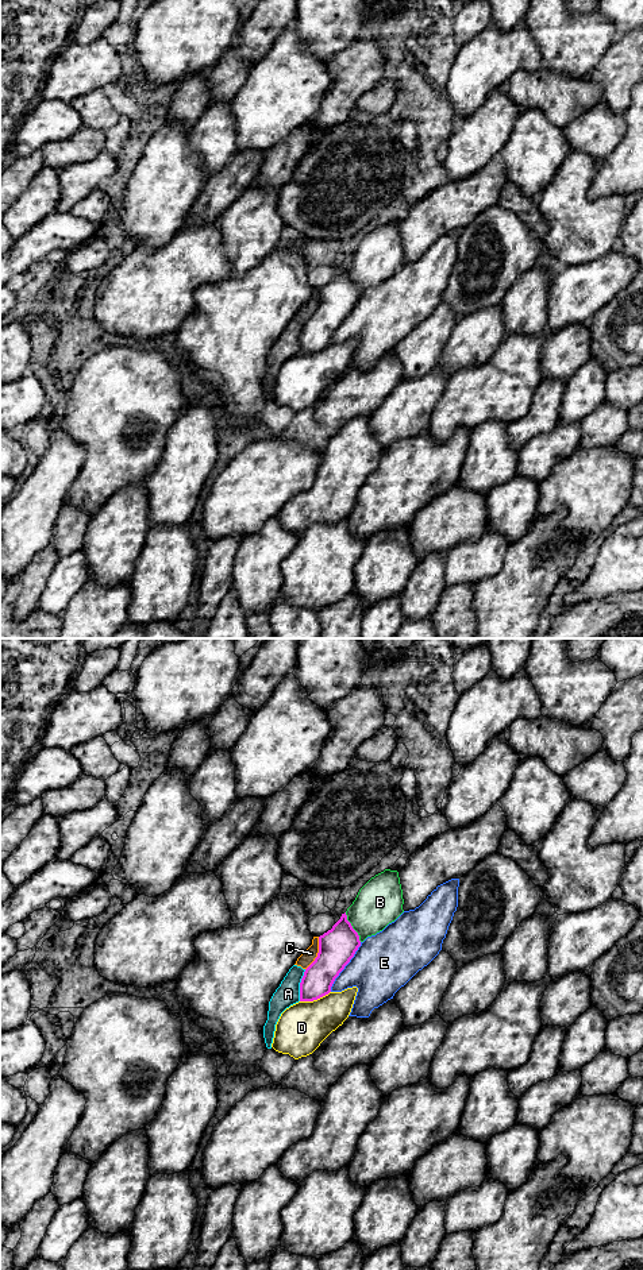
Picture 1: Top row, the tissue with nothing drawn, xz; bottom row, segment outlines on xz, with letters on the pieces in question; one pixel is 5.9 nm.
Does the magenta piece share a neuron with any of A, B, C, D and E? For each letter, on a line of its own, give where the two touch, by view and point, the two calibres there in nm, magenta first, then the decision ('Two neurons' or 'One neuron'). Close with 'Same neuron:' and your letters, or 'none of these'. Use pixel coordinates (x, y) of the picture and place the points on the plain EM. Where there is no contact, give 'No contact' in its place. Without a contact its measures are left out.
A: Touches magenta at xz (300, 338). Thickness 180 nm (magenta) against 140 nm. Two neurons
B: Touches magenta at xz (351, 280). Thickness 220 nm (magenta) against 280 nm. Two neurons
C: Touches magenta at xz (318, 305). Thickness 220 nm (magenta) against 80 nm. Two neurons
D: Touches magenta at xz (315, 351). Thickness 180 nm (magenta) against 280 nm. Two neurons
E: Touches magenta at xz (345, 317). Thickness 220 nm (magenta) against 360 nm. Two neurons
Same neuron: none of these

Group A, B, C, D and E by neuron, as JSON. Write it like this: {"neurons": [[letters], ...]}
{"neurons": [["A", "C"], ["B"], ["D"], ["E"]]}

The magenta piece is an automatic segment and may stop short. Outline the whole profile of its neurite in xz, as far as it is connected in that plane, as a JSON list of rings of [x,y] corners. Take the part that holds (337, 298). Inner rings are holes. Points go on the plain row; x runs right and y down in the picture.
[[[344,265],[331,282],[319,289],[317,309],[305,321],[300,335],[300,354],[313,354],[328,347],[359,298],[359,287]]]

